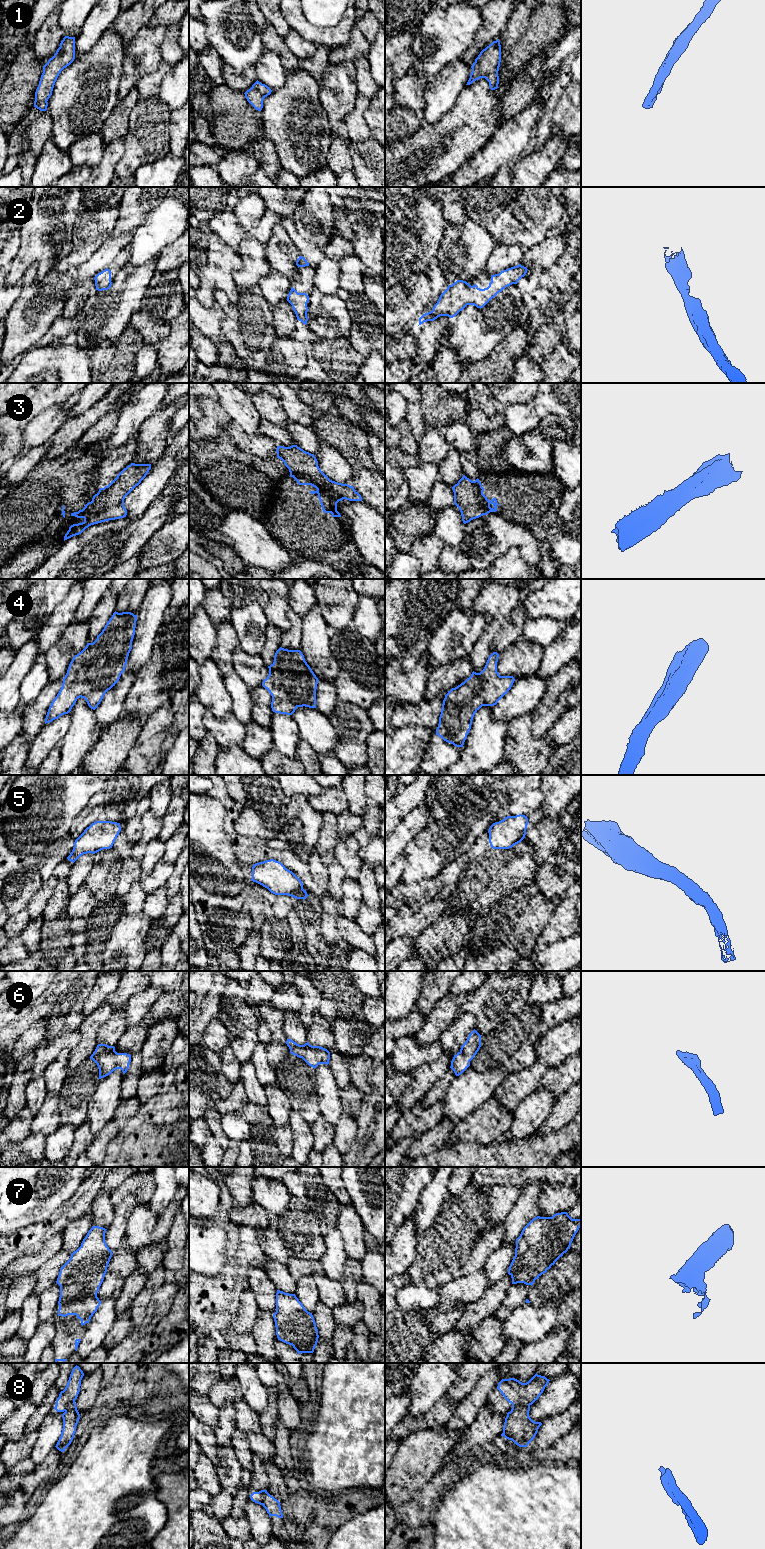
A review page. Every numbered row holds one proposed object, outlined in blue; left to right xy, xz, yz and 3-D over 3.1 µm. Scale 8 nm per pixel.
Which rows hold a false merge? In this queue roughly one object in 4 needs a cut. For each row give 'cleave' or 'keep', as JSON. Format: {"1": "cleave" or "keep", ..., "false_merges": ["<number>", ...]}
{"1": "keep", "2": "keep", "3": "keep", "4": "keep", "5": "keep", "6": "keep", "7": "keep", "8": "cleave", "false_merges": ["8"]}

